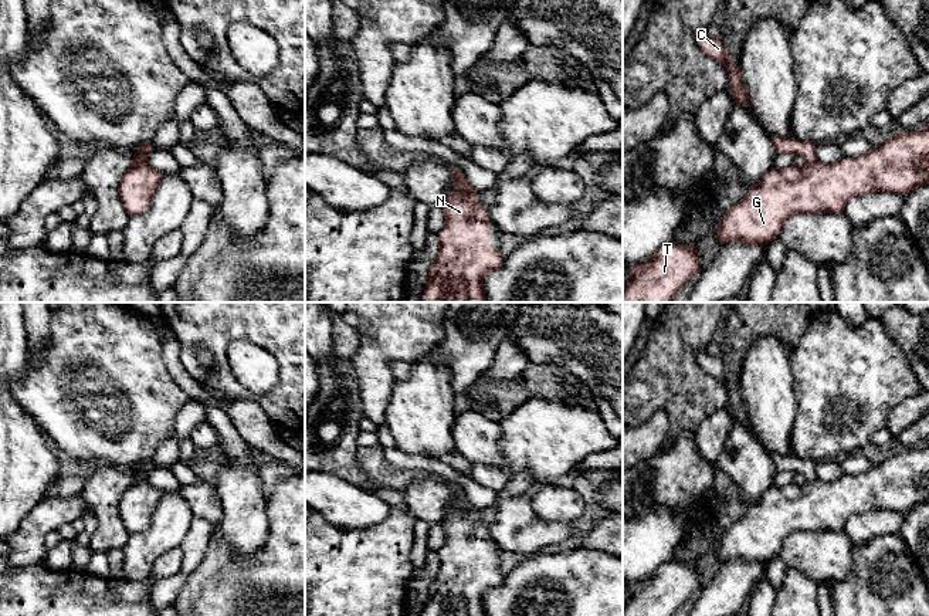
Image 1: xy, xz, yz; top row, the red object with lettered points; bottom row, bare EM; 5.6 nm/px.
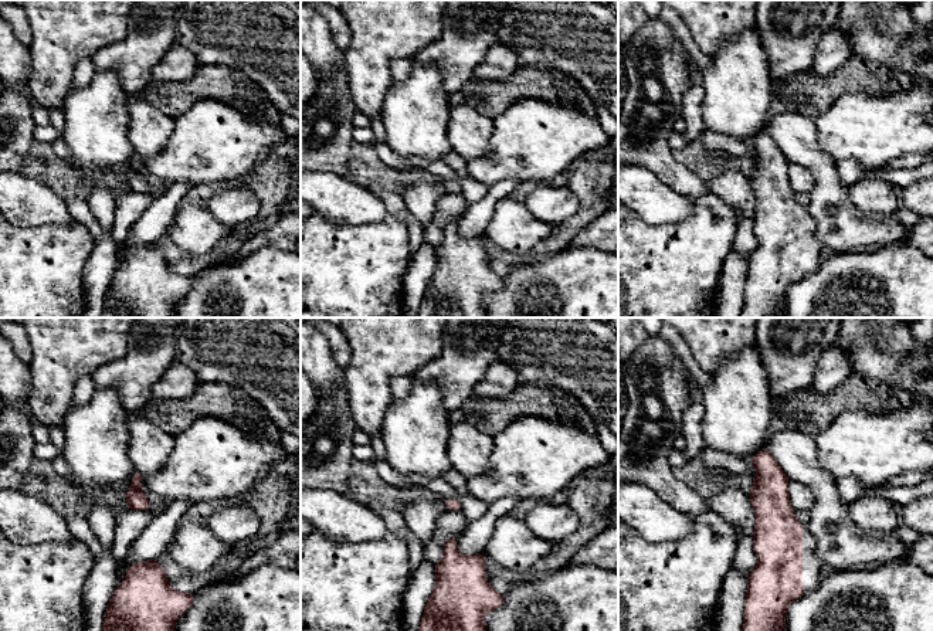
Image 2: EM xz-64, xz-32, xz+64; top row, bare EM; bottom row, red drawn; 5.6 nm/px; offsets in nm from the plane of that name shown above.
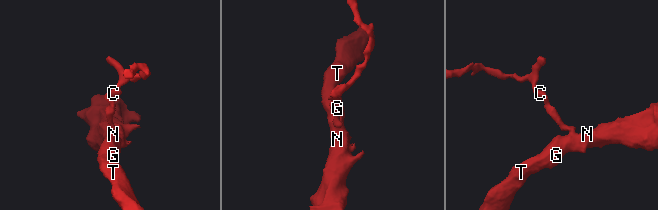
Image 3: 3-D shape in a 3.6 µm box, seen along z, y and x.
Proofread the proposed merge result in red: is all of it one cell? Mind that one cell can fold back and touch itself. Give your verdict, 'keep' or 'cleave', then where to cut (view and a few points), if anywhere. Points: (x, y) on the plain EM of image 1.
cleave; cut xy (135, 480), (145, 481)

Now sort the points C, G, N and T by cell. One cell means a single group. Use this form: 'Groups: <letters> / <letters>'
Groups: C / G N T

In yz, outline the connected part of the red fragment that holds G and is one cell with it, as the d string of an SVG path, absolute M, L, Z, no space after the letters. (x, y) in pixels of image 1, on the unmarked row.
M929 444L920 449L898 449L862 474L842 475L833 483L816 480L806 484L770 487L739 521L722 532L715 552L722 565L729 559L766 565L793 532L844 531L847 519L854 514L874 510L908 512L926 501L929 501Z

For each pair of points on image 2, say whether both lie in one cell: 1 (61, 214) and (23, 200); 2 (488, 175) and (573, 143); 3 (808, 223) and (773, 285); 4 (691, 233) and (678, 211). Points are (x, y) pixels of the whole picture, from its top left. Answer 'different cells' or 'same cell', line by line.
1: same cell
2: same cell
3: same cell
4: different cells

